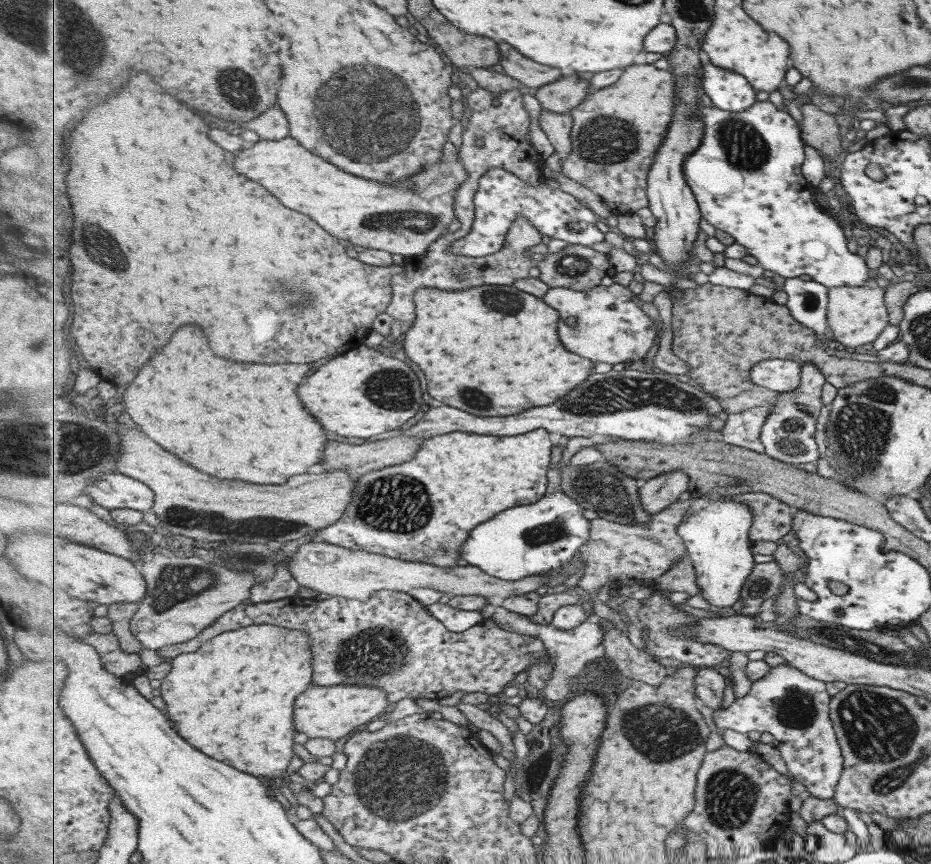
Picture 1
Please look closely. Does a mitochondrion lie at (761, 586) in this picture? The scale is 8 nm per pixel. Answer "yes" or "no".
yes

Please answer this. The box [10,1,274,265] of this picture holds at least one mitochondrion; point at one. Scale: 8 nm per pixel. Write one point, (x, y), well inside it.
(236, 83)

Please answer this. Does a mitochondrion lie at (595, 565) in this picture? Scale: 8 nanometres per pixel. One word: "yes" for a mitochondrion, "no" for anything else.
no

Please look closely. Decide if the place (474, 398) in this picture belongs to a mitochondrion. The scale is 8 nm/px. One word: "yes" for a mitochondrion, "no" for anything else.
yes

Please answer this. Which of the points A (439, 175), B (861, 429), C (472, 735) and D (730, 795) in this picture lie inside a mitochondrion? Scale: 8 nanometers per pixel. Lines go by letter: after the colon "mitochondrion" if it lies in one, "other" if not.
A: mitochondrion
B: mitochondrion
C: other
D: mitochondrion

